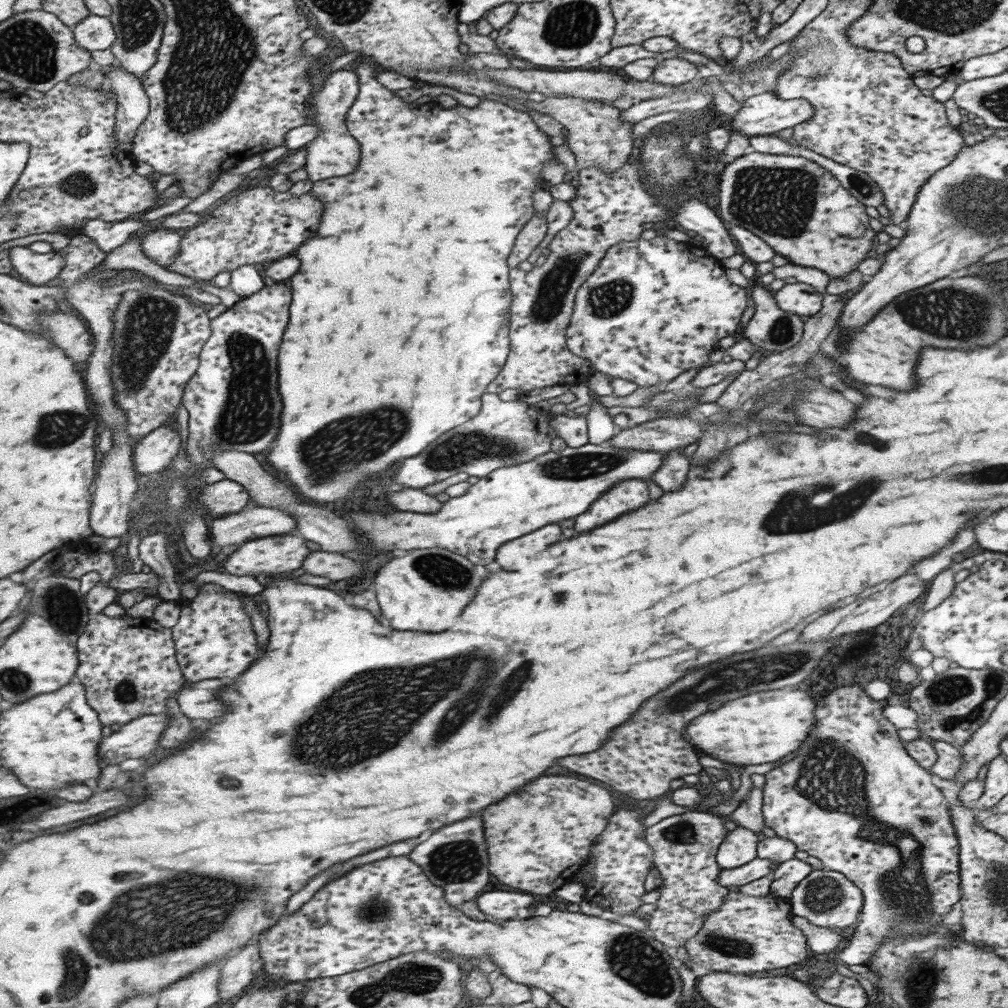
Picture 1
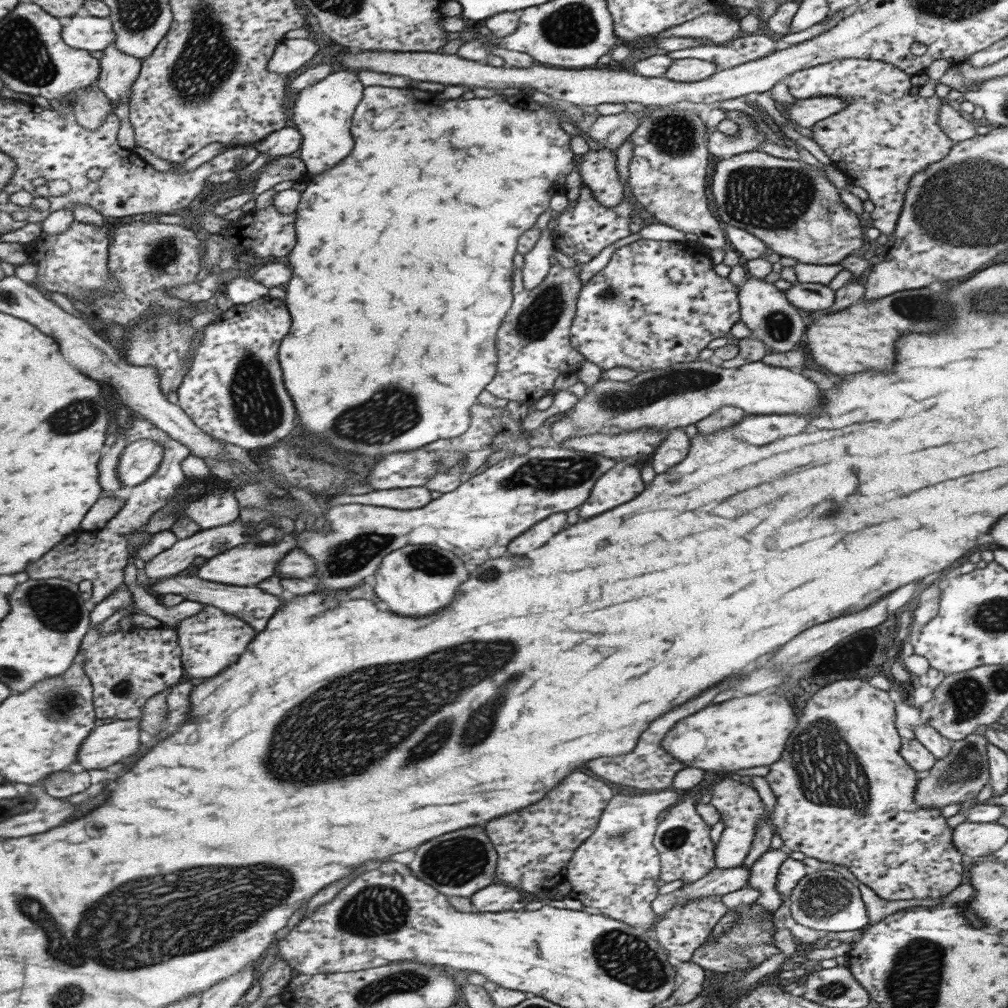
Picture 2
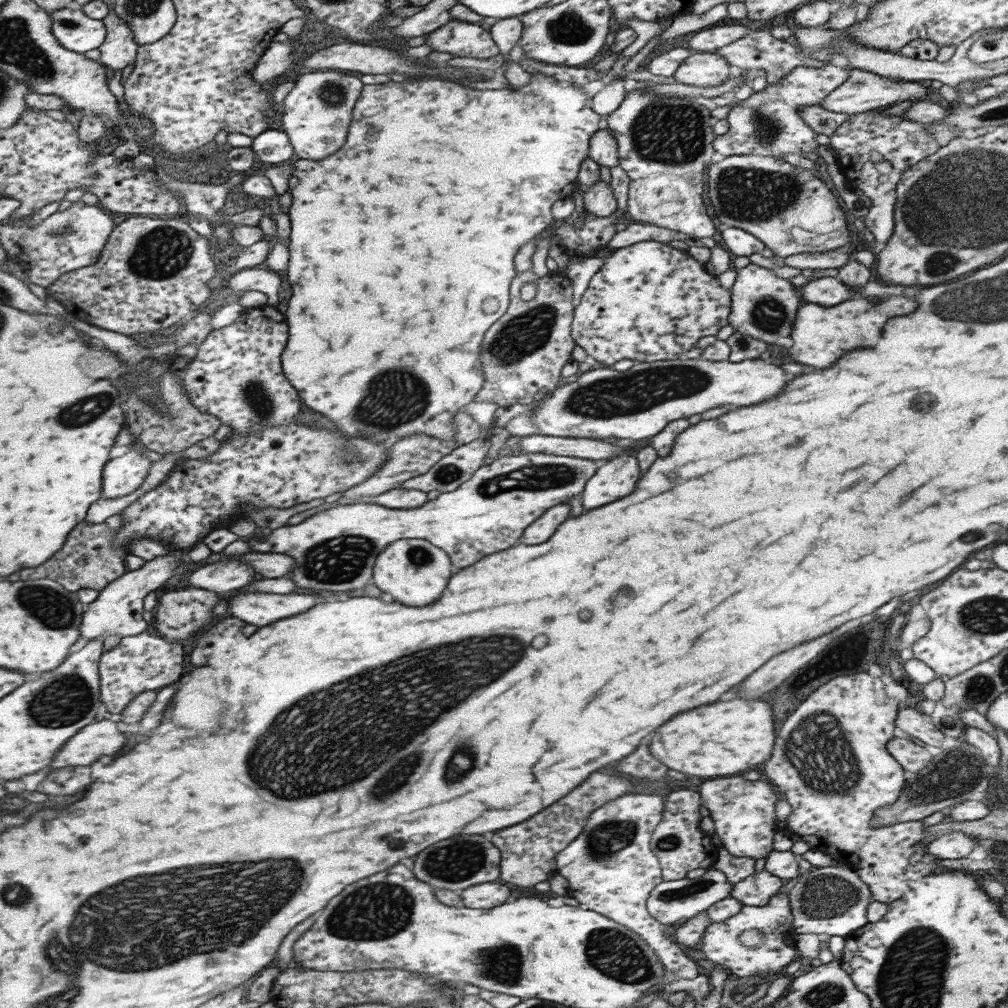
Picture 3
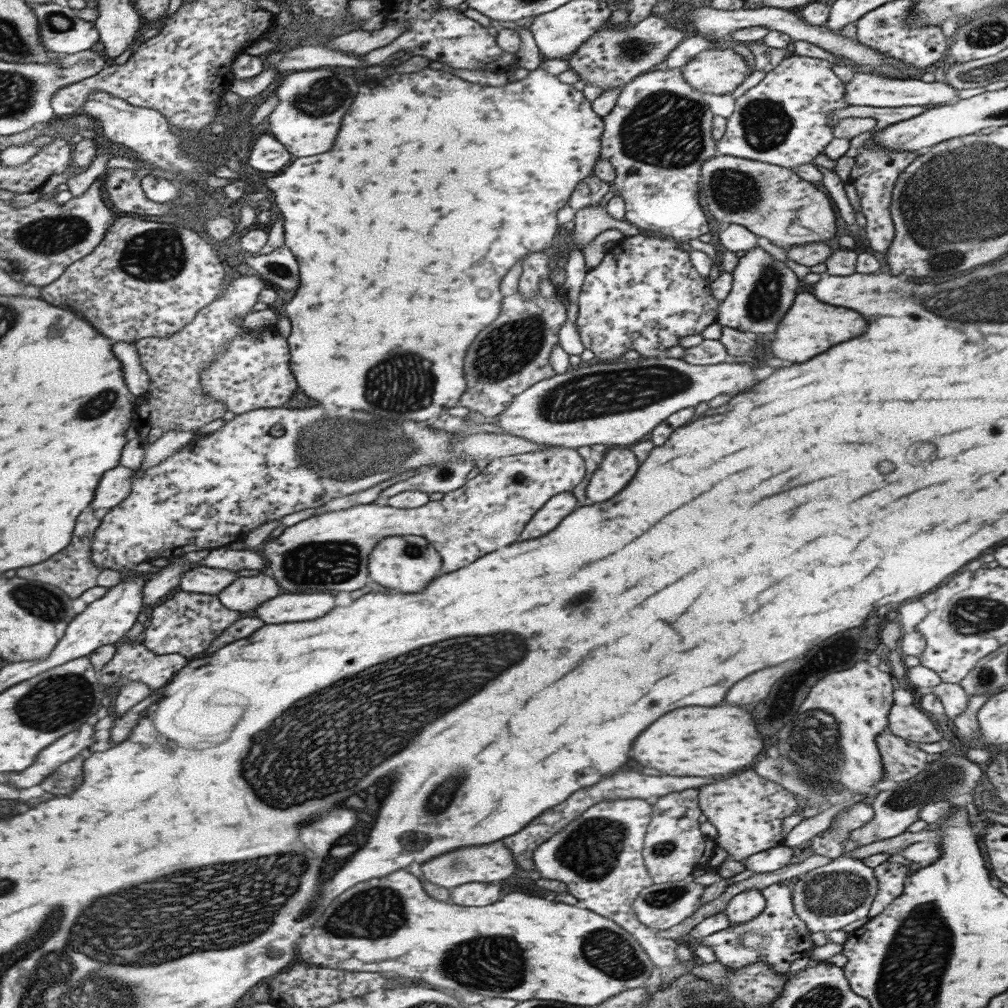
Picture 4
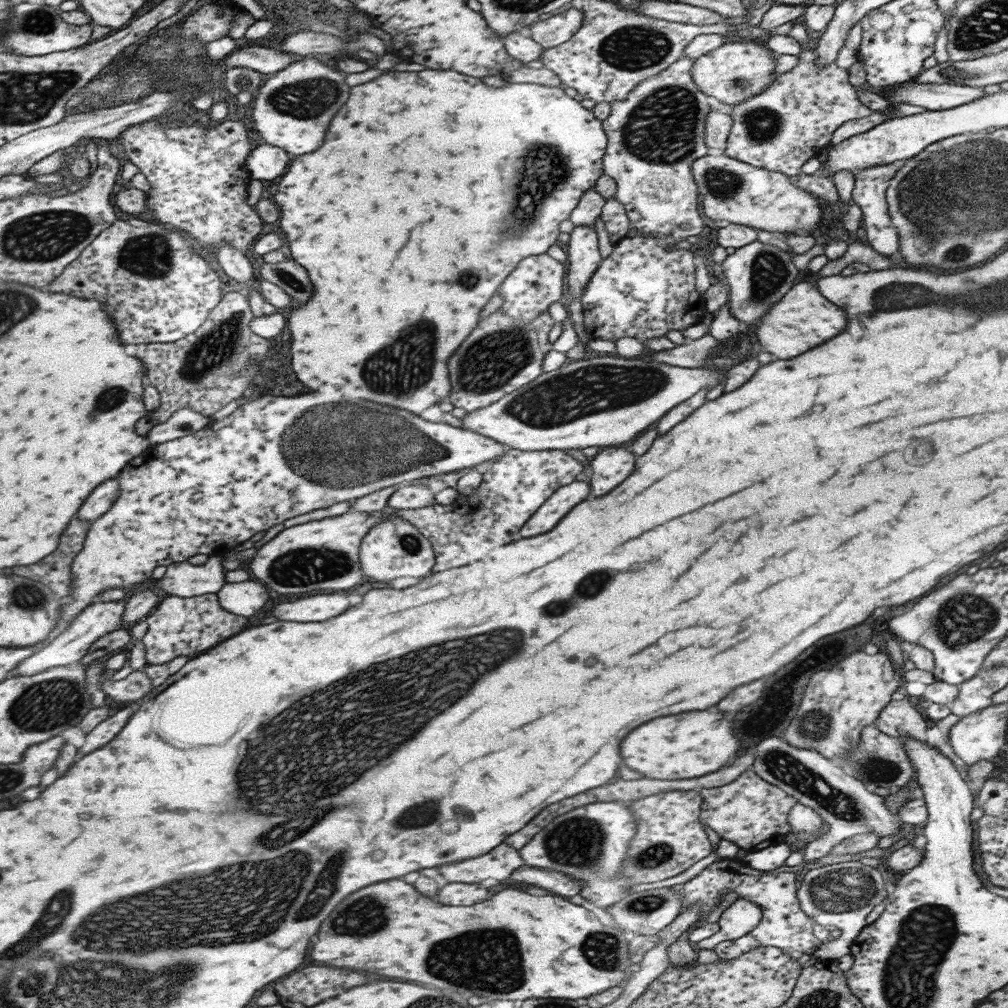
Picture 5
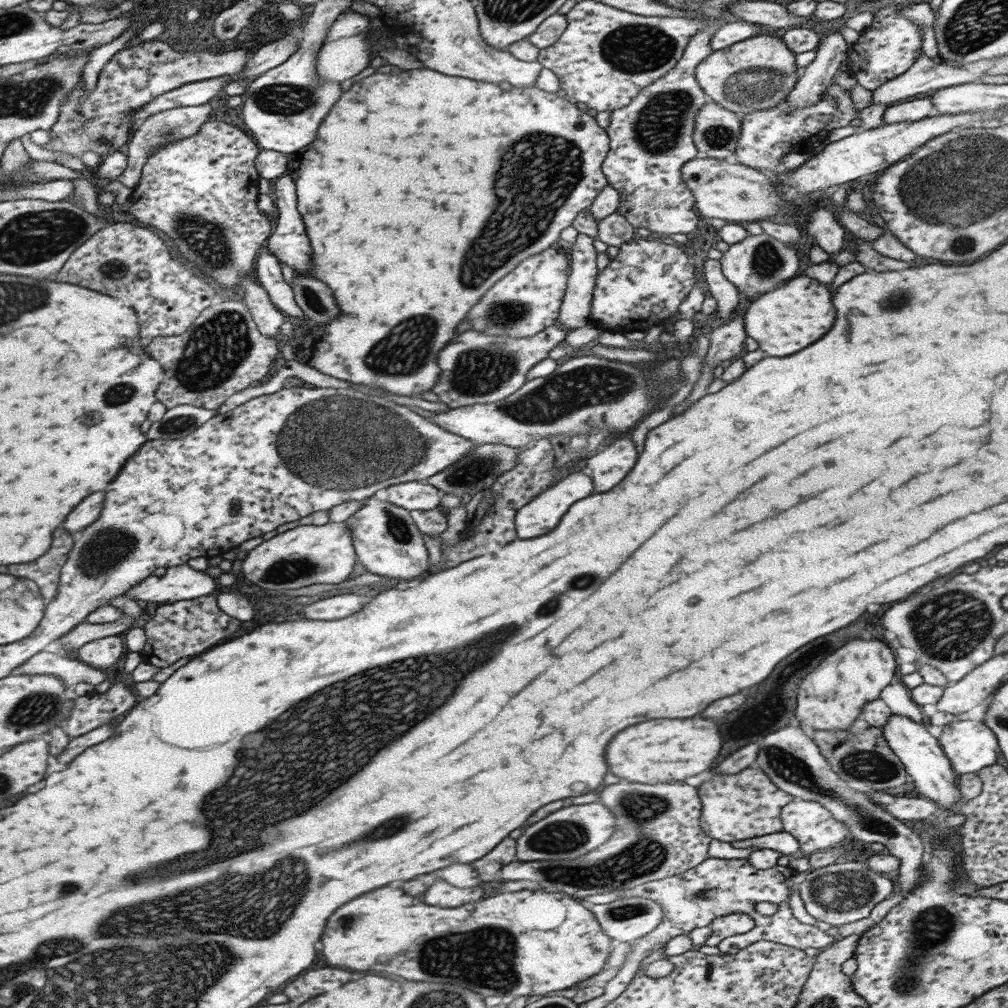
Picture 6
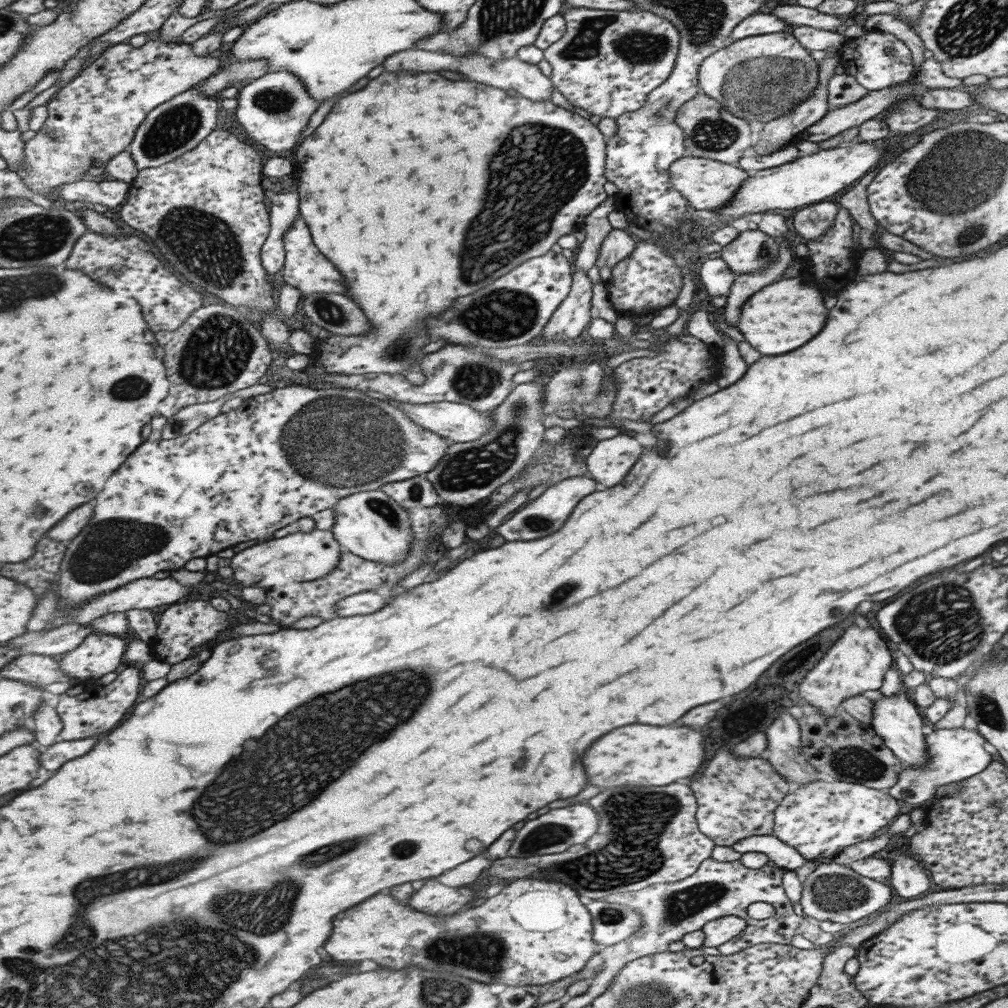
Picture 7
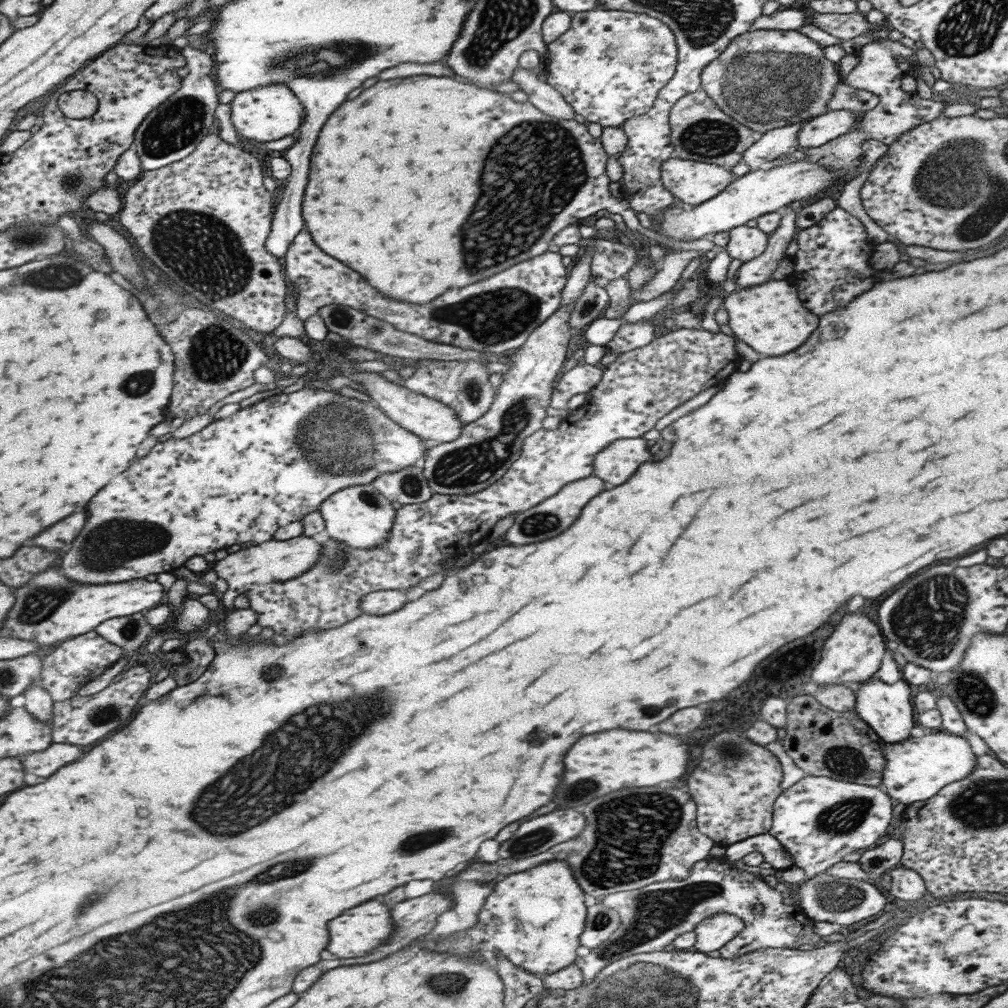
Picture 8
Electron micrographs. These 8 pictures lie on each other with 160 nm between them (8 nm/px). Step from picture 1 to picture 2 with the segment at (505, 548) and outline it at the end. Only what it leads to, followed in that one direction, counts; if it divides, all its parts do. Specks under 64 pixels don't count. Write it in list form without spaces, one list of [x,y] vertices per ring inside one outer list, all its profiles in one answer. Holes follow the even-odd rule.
[[[565,514],[547,516],[543,522],[537,522],[537,524],[530,526],[525,532],[519,534],[517,538],[513,538],[511,542],[508,542],[506,546],[507,552],[523,556],[527,550],[543,546],[563,526],[565,526]]]

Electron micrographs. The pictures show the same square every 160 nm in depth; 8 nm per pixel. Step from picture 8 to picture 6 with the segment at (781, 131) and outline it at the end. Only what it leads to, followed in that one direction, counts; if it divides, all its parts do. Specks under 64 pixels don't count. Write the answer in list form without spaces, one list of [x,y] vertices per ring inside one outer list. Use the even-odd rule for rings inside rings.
[[[839,28],[825,36],[815,48],[815,58],[804,67],[802,76],[786,96],[787,111],[813,106],[826,93],[827,87],[838,71],[839,64],[846,58],[848,44],[843,40]]]

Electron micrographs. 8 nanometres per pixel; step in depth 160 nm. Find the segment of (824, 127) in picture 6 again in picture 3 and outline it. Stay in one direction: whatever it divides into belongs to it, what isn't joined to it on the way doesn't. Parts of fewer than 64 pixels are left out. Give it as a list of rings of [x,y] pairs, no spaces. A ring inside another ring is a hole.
[[[829,62],[810,66],[799,65],[785,73],[773,86],[767,86],[761,92],[755,92],[734,107],[730,108],[727,116],[728,132],[714,137],[712,147],[724,157],[755,154],[781,158],[784,154],[799,154],[802,152],[816,152],[817,135],[798,116],[798,109],[813,108],[847,77],[849,67],[840,68]],[[793,114],[793,128],[789,128],[789,118]],[[767,120],[775,122],[781,128],[767,128]]]

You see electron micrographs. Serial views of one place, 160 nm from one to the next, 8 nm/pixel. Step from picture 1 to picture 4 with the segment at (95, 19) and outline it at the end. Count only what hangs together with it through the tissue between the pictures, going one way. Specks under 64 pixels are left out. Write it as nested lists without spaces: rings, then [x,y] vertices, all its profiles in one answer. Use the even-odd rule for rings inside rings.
[[[59,4],[32,5],[39,16],[43,45],[47,51],[62,55],[73,55],[90,50],[100,41],[100,32],[93,21],[81,19],[78,10]]]

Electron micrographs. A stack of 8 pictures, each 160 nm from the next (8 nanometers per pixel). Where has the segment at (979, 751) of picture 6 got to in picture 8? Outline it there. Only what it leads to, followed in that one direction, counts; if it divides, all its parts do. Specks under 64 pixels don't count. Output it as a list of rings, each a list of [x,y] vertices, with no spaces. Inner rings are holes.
[[[932,732],[908,738],[895,744],[884,743],[882,755],[885,764],[880,787],[894,803],[911,804],[931,798],[942,786],[966,777],[974,769],[976,756],[963,736]]]

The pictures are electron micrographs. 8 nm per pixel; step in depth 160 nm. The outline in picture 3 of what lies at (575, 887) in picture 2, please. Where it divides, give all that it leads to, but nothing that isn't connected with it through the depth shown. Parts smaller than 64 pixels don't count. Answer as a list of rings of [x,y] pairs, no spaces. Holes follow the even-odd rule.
[[[622,794],[605,802],[589,813],[582,831],[563,850],[555,854],[554,863],[555,873],[567,880],[566,895],[575,898],[578,906],[583,910],[594,910],[597,914],[602,914],[605,918],[625,926],[645,940],[649,948],[657,953],[657,958],[663,966],[666,975],[663,981],[670,982],[670,980],[693,979],[698,976],[698,973],[695,962],[689,960],[678,945],[668,944],[663,937],[659,922],[651,918],[646,909],[646,900],[650,890],[662,881],[657,857],[651,852],[649,845],[653,826],[659,821],[662,808],[661,797],[654,794]]]

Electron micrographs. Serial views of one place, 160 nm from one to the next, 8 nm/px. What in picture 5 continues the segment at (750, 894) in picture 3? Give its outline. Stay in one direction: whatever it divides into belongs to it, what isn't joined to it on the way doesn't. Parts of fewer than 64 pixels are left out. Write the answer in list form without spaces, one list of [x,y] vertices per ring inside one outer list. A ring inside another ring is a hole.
[[[737,898],[721,912],[716,921],[717,933],[695,944],[694,947],[697,950],[713,950],[719,942],[741,938],[760,921],[760,918],[760,908],[756,904]]]

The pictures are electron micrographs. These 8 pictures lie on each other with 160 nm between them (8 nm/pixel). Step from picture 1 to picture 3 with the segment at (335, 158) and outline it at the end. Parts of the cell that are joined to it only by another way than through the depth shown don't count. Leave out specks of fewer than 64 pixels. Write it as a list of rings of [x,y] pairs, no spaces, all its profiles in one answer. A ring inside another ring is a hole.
[[[314,71],[296,77],[281,104],[281,131],[287,135],[294,159],[318,161],[343,144],[351,108],[364,81],[340,71]]]

